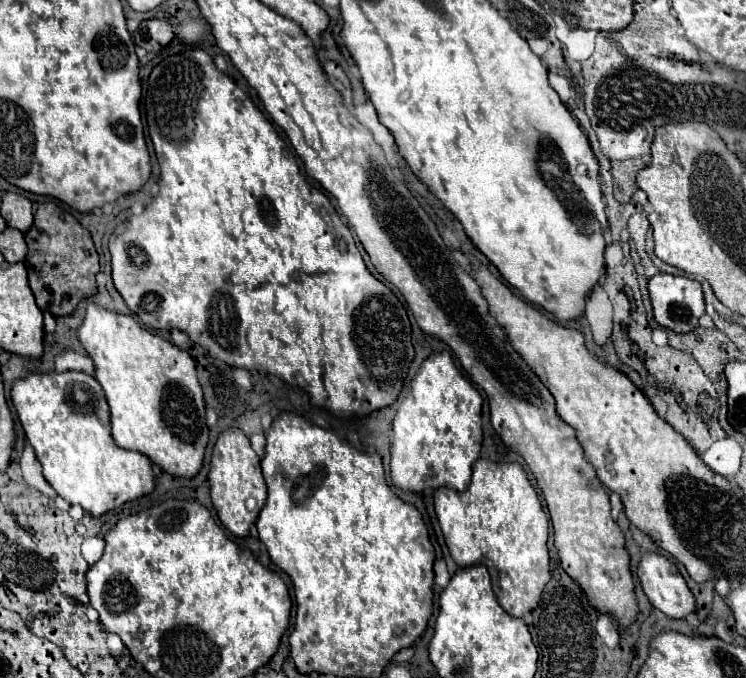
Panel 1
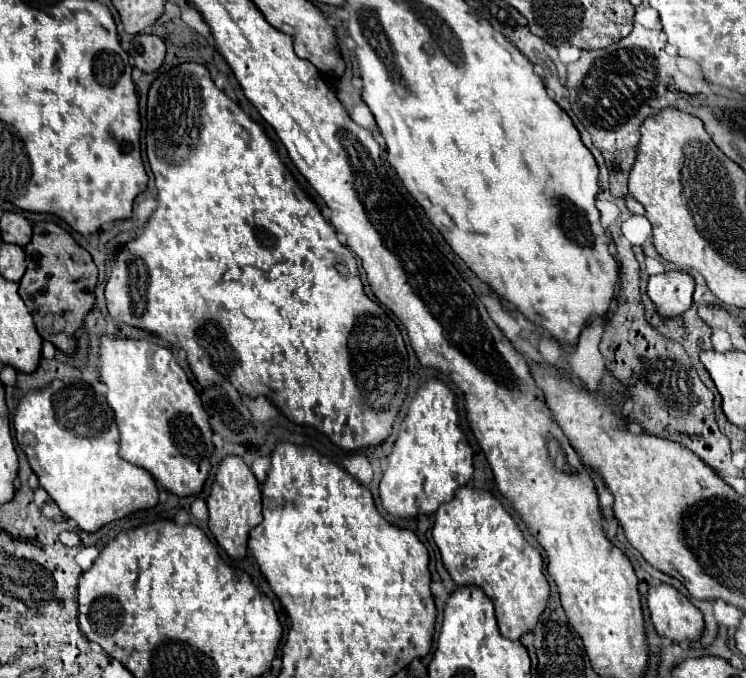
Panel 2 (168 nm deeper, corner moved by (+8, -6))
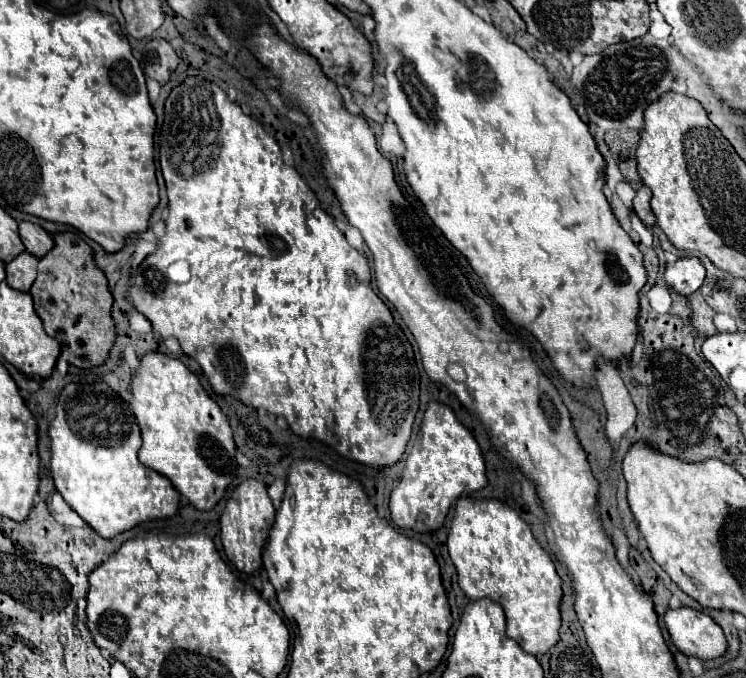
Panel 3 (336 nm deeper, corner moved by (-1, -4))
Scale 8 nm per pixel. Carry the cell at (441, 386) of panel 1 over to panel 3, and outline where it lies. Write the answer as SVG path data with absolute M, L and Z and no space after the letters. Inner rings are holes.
M431 402L425 410L423 422L421 422L421 432L417 442L411 448L411 454L407 458L403 476L399 486L391 492L391 500L389 500L389 510L391 510L391 518L399 528L411 528L415 532L435 532L445 524L445 518L449 514L449 508L453 506L453 502L463 496L463 494L471 494L477 492L481 488L487 486L487 476L485 476L485 464L483 464L483 456L479 450L477 440L473 438L473 434L455 418L453 410L445 404L439 402Z

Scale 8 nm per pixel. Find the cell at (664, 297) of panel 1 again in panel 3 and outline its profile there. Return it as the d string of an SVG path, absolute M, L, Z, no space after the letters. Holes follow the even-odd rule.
M685 256L685 258L679 258L675 264L667 266L663 276L665 276L665 282L673 286L679 294L689 296L703 284L705 268L697 256Z

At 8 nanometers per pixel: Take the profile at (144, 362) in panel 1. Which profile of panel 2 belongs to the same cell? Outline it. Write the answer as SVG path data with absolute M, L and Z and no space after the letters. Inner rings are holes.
M100 336L98 340L100 340L98 372L100 380L108 388L106 400L114 410L114 420L120 432L118 456L130 464L146 468L168 492L176 496L196 496L208 478L214 444L208 414L202 408L200 396L190 384L186 372L178 366L170 350L152 344L148 340L122 338L122 336Z

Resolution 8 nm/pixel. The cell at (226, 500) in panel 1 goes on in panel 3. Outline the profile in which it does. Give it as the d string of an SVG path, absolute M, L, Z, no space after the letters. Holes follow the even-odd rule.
M249 478L243 480L239 488L233 490L233 498L227 502L225 512L221 514L221 540L223 540L223 550L229 558L231 564L235 564L235 568L239 572L245 574L255 574L257 570L261 570L261 554L263 548L267 544L267 536L269 530L275 522L275 508L271 504L271 498L267 494L267 488L261 480Z

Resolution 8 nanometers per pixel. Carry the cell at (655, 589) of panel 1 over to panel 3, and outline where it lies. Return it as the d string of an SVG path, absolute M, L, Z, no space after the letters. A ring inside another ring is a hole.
M693 608L667 610L665 624L673 644L685 654L699 660L715 660L727 652L727 640L719 624L707 614Z

